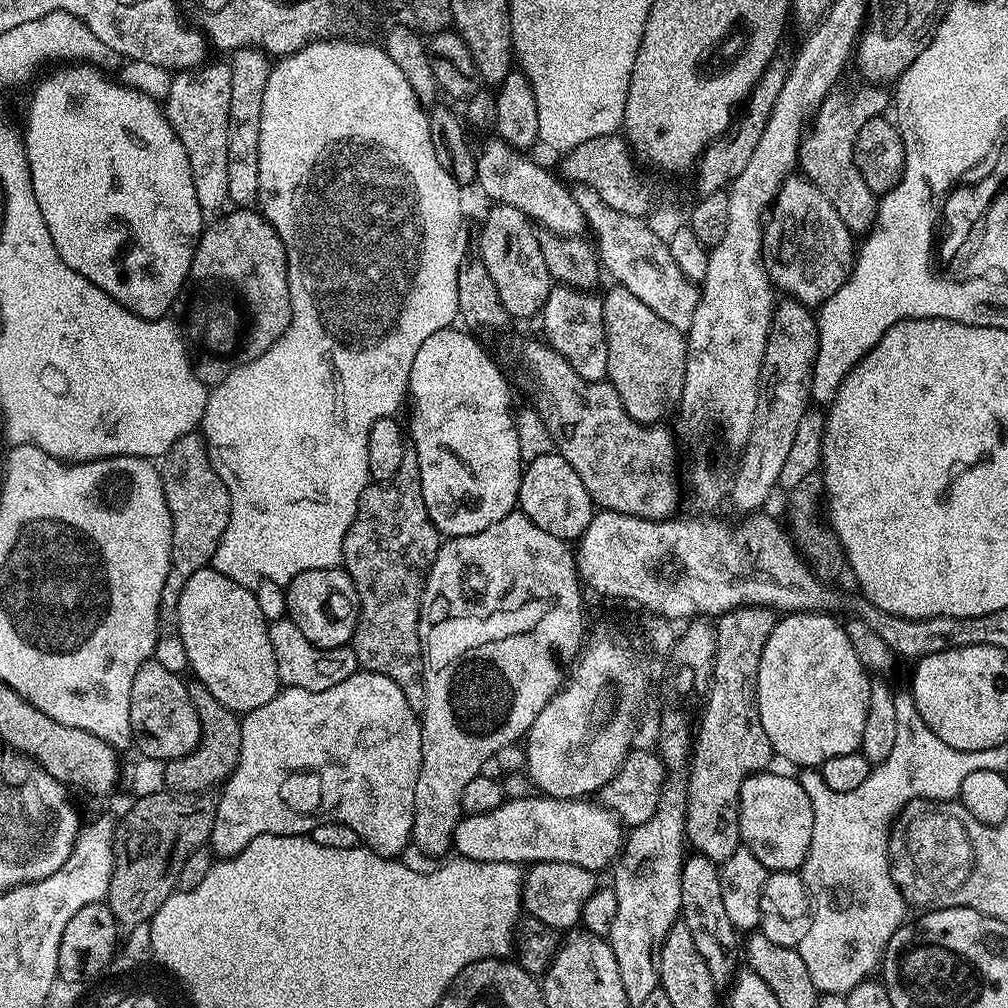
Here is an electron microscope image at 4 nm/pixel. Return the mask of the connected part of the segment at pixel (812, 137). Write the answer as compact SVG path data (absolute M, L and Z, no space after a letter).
M864 86L859 91L840 92L834 90L824 99L816 112L809 132L801 140L798 161L801 173L816 184L830 198L831 205L853 235L865 235L872 227L879 201L875 192L866 184L855 159L855 142L858 130L876 115L883 115L890 104L890 96L878 86Z

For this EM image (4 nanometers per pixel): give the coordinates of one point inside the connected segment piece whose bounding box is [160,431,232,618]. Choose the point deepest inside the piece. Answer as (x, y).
(200, 506)

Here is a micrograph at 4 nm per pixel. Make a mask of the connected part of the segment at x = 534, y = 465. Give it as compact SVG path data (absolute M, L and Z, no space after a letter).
M555 451L526 464L520 478L518 508L534 526L542 526L546 534L554 534L554 538L565 542L578 541L594 515L594 505L586 486L582 486L582 478L578 478L574 466Z

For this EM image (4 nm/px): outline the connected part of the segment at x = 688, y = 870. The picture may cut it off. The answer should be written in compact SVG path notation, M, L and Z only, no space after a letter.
M699 854L689 855L685 859L682 866L680 911L682 923L690 926L690 935L694 938L694 946L698 946L698 954L702 954L702 962L710 966L710 978L717 986L731 985L742 964L742 940L736 937L739 936L738 930L730 922L730 914L726 914L726 905L722 902L717 861Z

